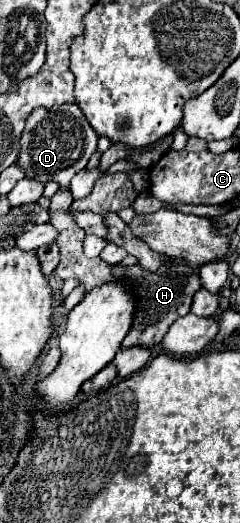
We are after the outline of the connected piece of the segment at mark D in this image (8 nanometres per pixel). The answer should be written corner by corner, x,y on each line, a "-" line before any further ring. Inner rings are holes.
77,103
57,105
51,109
35,109
27,119
25,131
21,135
19,165
25,169
27,177
37,181
57,181
61,187
69,187
75,173
85,169
89,157
97,151
97,133
91,129
83,111

